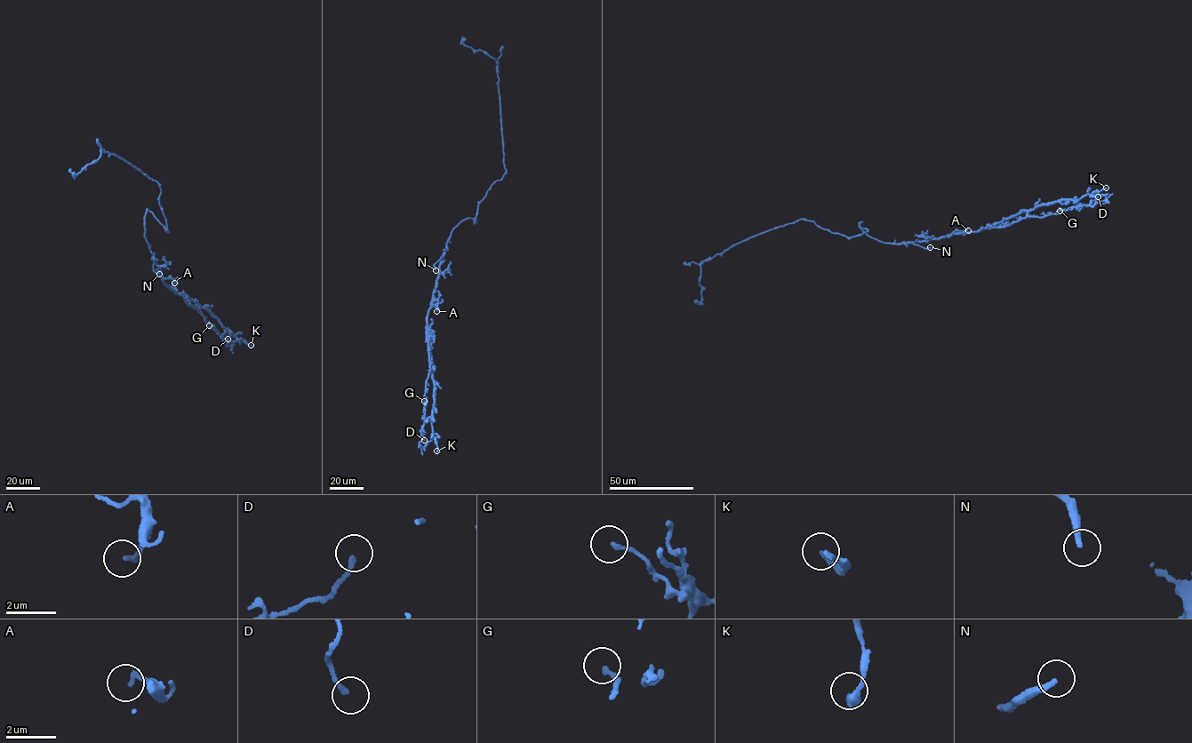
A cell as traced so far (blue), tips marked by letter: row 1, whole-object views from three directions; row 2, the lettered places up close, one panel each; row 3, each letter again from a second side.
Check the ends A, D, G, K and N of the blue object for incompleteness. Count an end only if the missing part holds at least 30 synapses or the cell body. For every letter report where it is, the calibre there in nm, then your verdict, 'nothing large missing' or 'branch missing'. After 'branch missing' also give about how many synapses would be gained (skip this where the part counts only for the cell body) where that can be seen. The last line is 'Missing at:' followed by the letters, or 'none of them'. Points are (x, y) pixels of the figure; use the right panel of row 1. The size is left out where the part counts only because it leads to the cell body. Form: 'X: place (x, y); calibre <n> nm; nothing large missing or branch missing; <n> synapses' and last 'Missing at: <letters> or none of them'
A: place (968, 230); calibre 190 nm; nothing large missing
D: place (1098, 196); calibre 200 nm; nothing large missing
G: place (1060, 211); calibre 160 nm; nothing large missing
K: place (1106, 187); calibre 240 nm; nothing large missing
N: place (930, 247); calibre 240 nm; branch missing
Missing at: N

